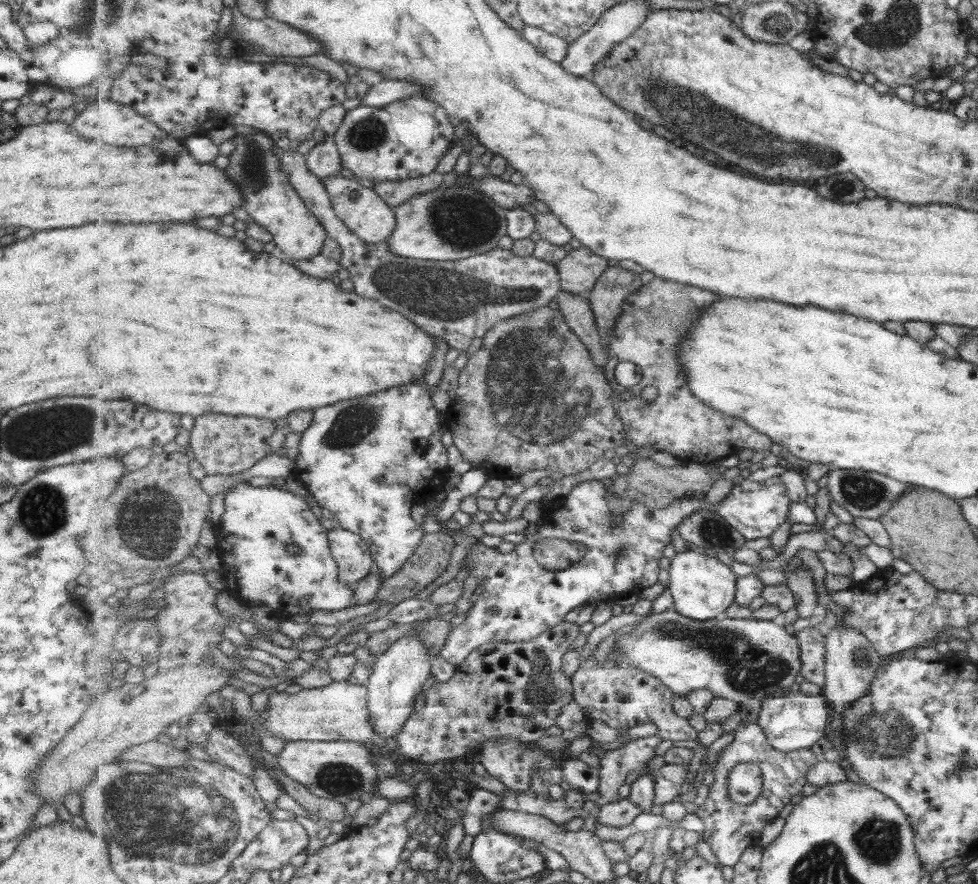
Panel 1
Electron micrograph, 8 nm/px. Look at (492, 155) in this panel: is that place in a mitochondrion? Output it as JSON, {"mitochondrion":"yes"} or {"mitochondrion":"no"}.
{"mitochondrion":"no"}

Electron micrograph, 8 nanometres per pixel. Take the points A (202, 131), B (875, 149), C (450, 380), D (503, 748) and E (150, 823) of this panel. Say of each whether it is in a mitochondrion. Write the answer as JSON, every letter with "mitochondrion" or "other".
{"A":"other","B":"other","C":"other","D":"other","E":"mitochondrion"}

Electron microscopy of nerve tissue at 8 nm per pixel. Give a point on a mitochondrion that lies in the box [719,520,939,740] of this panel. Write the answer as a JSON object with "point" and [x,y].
{"point":[861,658]}

